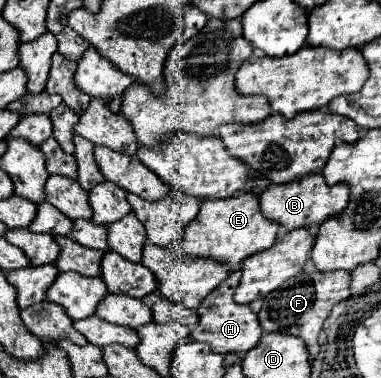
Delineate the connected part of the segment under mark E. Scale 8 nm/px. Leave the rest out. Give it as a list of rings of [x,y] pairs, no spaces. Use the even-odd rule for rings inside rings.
[[[239,192],[227,200],[203,200],[199,216],[185,228],[181,252],[197,258],[215,258],[237,270],[247,256],[273,246],[277,228],[273,220],[267,220],[259,212],[259,198],[253,192]]]

